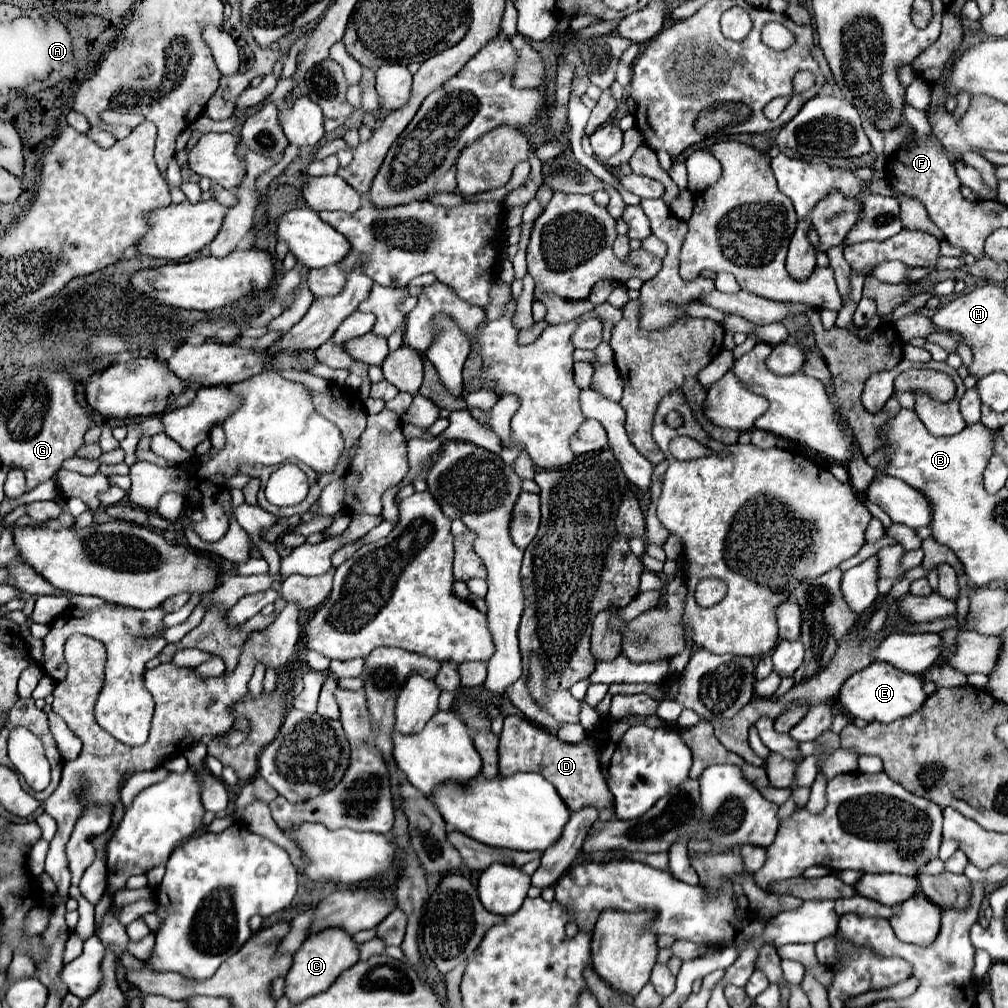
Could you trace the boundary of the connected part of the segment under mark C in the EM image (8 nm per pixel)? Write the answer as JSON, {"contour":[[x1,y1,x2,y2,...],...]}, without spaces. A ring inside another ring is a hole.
{"contour":[[328,928,322,930,300,946,300,950,294,954,294,962,286,974,286,986,284,994,290,1000,290,1004,304,1002,306,998,312,998,314,994,326,992,332,982,350,966,358,962,358,944,352,940,352,936,340,928]]}

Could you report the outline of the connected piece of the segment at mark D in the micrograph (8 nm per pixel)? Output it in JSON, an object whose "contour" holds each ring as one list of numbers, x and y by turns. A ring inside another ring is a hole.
{"contour":[[506,716,504,730,500,736,500,776,510,776,516,772,536,772,542,774,548,782,554,784,566,806,576,812,584,806,594,806,598,810,610,806,614,796,610,794,606,780,600,772,600,752,602,742,600,734,588,734,578,744,568,744,558,740,554,734,546,732,544,728,530,724,522,716]]}

